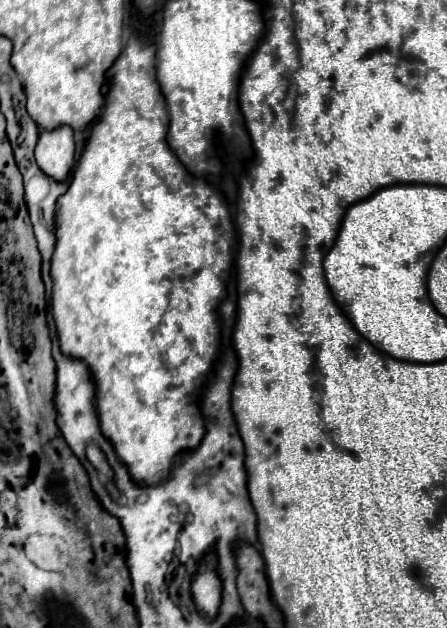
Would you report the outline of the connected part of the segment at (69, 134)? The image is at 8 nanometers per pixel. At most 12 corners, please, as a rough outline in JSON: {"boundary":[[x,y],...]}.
{"boundary":[[73,129],[43,131],[35,159],[63,183],[75,163]]}

